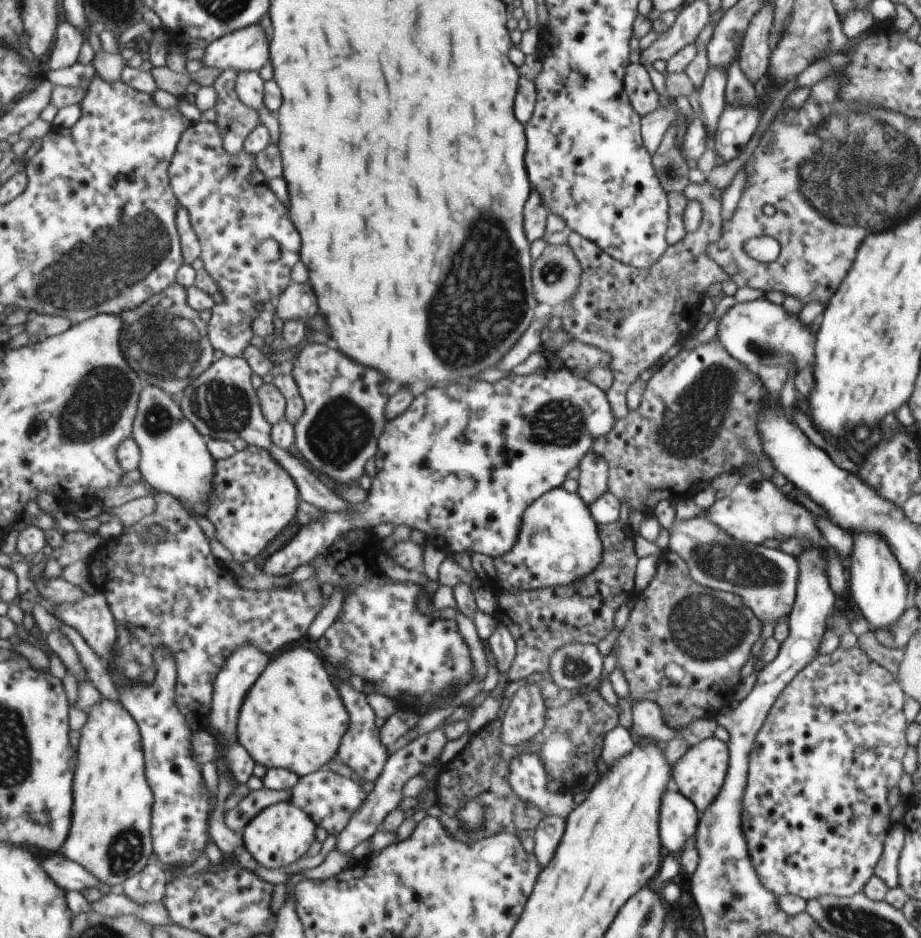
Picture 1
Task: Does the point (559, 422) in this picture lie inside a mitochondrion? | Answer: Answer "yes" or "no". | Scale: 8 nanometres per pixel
yes

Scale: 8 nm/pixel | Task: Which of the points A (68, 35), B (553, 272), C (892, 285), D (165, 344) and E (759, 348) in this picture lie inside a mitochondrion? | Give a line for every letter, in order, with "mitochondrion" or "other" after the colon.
A: other
B: mitochondrion
C: other
D: mitochondrion
E: mitochondrion

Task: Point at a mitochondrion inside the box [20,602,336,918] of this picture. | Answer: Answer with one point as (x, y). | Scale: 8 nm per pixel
(125, 850)

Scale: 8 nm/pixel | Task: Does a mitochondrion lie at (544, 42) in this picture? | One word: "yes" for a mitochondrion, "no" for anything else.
no

